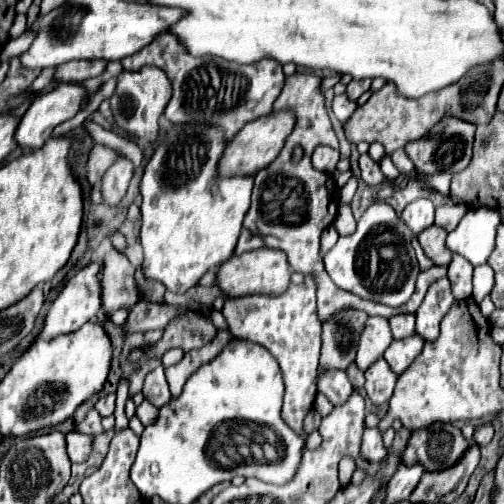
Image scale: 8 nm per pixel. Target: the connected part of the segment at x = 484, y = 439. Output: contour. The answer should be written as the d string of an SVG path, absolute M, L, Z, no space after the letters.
M484 424L484 426L480 426L480 428L474 432L474 440L476 440L480 446L490 444L492 436L494 436L494 426L492 426L492 424Z

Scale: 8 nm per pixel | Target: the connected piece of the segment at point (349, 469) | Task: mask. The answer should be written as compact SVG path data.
M342 458L342 460L340 460L340 484L342 484L342 486L350 484L354 470L356 470L356 464L354 464L352 458Z

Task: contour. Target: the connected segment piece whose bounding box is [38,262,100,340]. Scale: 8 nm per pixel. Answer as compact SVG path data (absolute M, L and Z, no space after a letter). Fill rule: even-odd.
M90 262L86 268L82 268L76 276L72 276L66 286L62 288L62 292L58 294L58 298L52 302L46 318L44 318L44 328L38 334L38 338L44 340L54 340L66 332L76 332L78 328L82 328L88 320L92 320L98 310L100 310L100 288L98 288L98 272L100 272L100 264L98 262Z

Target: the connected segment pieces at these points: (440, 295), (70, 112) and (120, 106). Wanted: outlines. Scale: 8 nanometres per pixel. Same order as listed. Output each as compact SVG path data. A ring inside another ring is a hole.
M440 278L436 280L422 302L422 306L416 310L416 332L424 336L424 340L432 342L440 334L440 320L452 306L454 296L450 290L450 280Z
M62 84L32 100L16 128L16 144L22 148L42 148L54 126L70 120L80 110L86 90L78 84ZM70 86L70 100L68 100Z
M154 66L140 68L136 72L122 72L118 78L118 88L114 96L110 98L112 110L114 110L114 120L116 124L136 136L142 142L156 142L158 132L160 132L160 118L168 106L168 100L172 96L172 82L168 80L166 72Z

